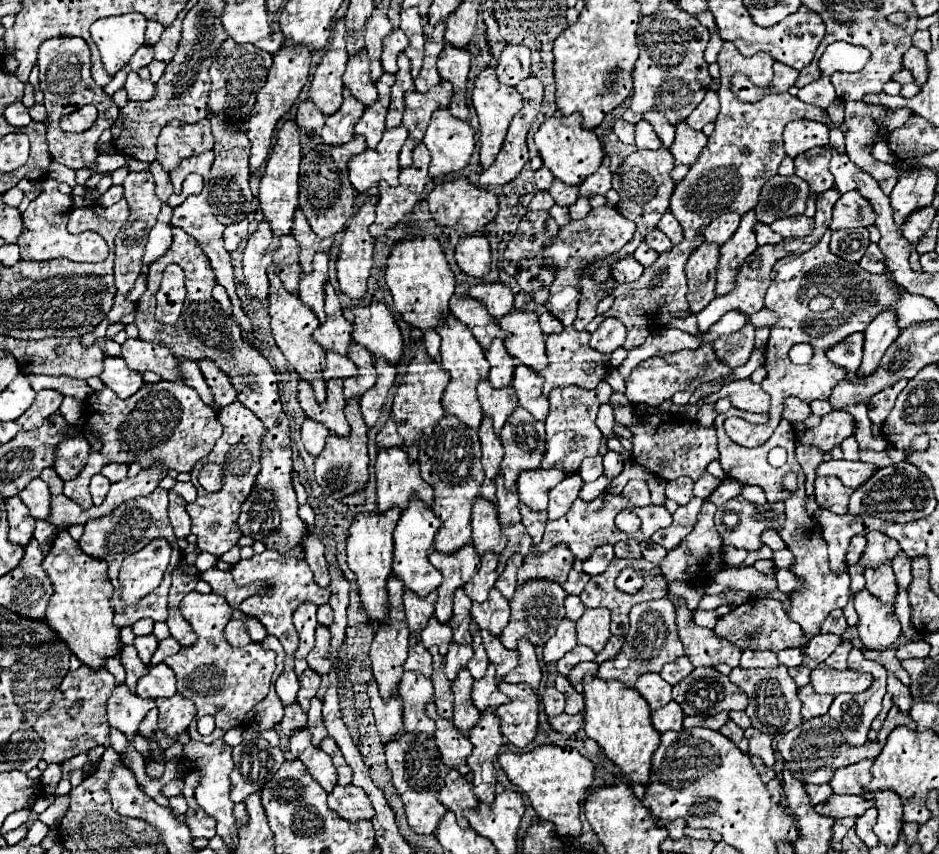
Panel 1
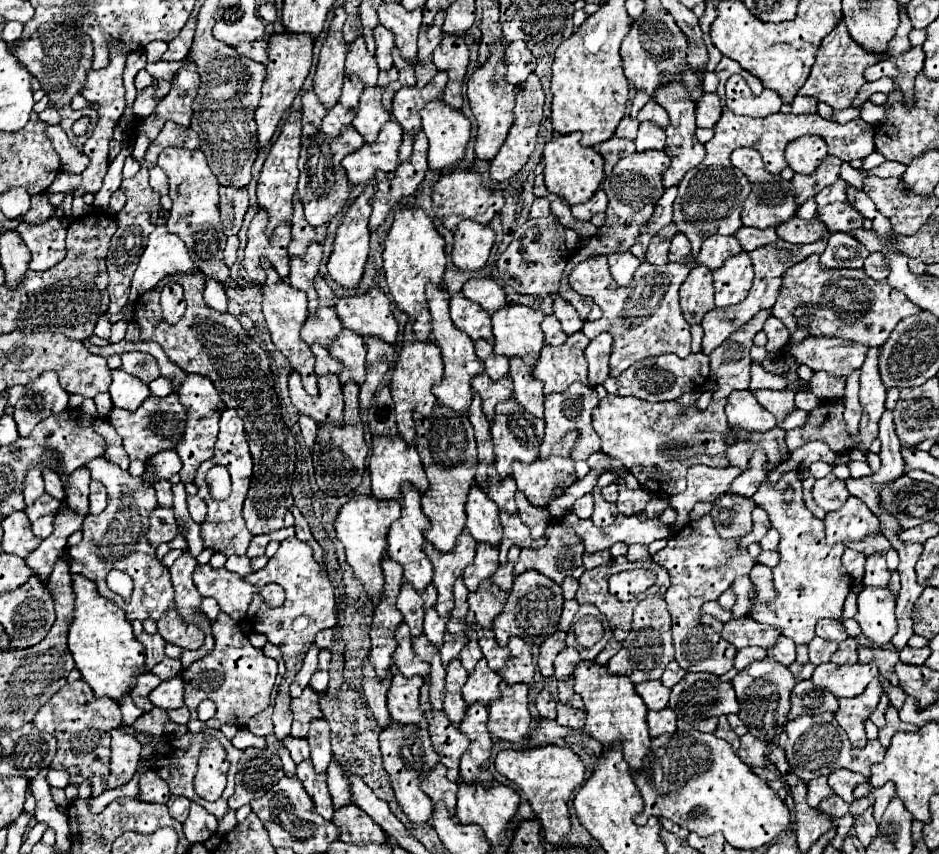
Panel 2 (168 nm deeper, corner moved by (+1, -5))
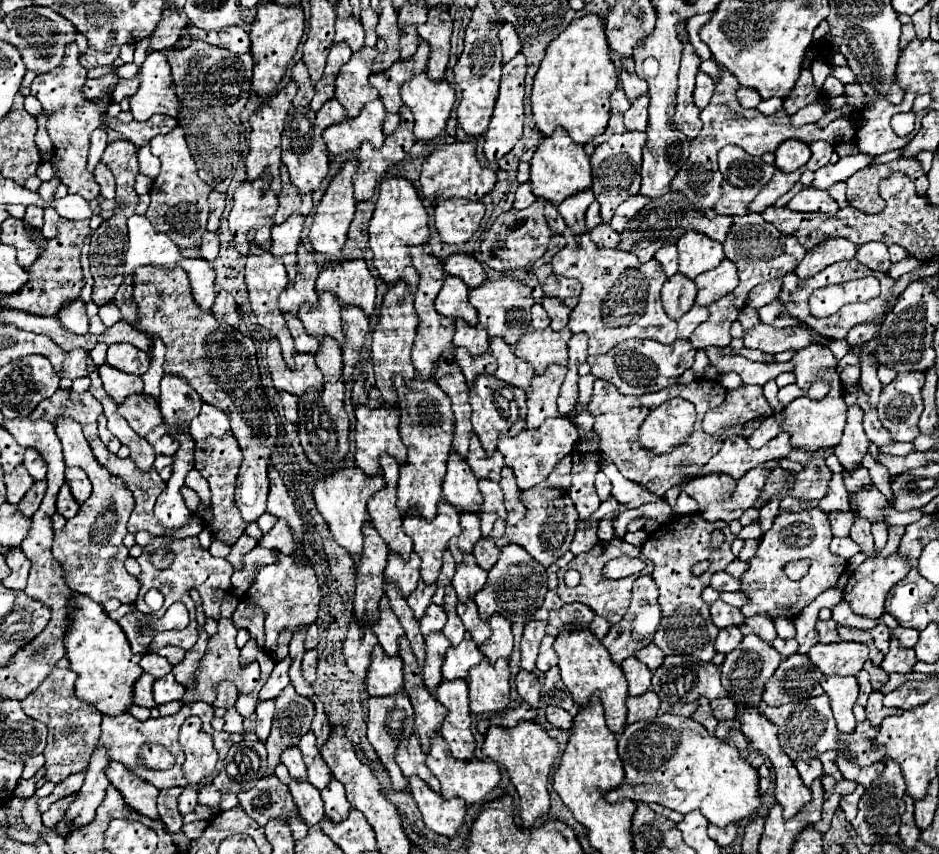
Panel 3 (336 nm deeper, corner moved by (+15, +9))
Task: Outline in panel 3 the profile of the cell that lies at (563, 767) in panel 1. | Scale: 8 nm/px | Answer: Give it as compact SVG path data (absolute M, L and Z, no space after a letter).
M522 720L514 728L490 726L490 730L486 732L482 752L508 770L510 780L516 786L516 792L520 796L522 826L532 828L536 820L544 818L550 810L550 796L546 786L548 786L548 776L554 770L558 758L558 740L552 738L540 724Z

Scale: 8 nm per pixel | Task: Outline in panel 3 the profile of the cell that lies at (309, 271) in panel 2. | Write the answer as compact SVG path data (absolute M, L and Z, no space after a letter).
M292 214L284 224L272 228L272 256L280 258L288 270L288 278L294 280L298 274L296 268L296 248L300 244L304 218L300 214Z

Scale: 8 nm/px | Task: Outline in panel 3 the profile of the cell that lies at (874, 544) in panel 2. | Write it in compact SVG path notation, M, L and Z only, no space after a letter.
M830 512L828 520L832 524L832 534L834 536L848 536L852 526L854 526L856 516L852 512Z

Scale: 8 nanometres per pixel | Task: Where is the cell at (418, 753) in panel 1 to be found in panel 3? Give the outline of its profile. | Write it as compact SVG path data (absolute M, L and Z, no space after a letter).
M396 694L396 696L378 696L378 698L370 698L368 700L368 742L372 744L372 748L376 750L380 762L384 764L384 768L388 770L390 774L390 780L392 780L392 786L396 792L402 792L406 790L408 786L408 780L404 778L404 774L400 772L400 768L396 766L396 760L394 760L394 754L398 750L398 744L412 736L414 732L414 710L412 710L412 704L410 704L410 698L406 694Z

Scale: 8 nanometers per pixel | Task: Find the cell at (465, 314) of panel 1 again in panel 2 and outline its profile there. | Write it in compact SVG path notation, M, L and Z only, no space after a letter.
M452 294L450 298L450 318L456 328L466 332L472 340L488 340L490 344L494 342L492 334L492 324L490 324L490 314L482 310L480 304L470 302L466 296Z

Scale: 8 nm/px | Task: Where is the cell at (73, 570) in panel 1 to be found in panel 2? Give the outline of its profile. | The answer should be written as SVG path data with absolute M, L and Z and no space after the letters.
M72 576L74 594L76 594L76 608L74 608L74 622L68 632L68 648L74 656L76 668L82 674L82 680L88 682L96 698L112 698L114 702L122 702L126 694L136 684L136 678L148 672L144 664L144 648L132 634L132 624L126 620L124 610L98 596L94 584L88 582L84 576Z

